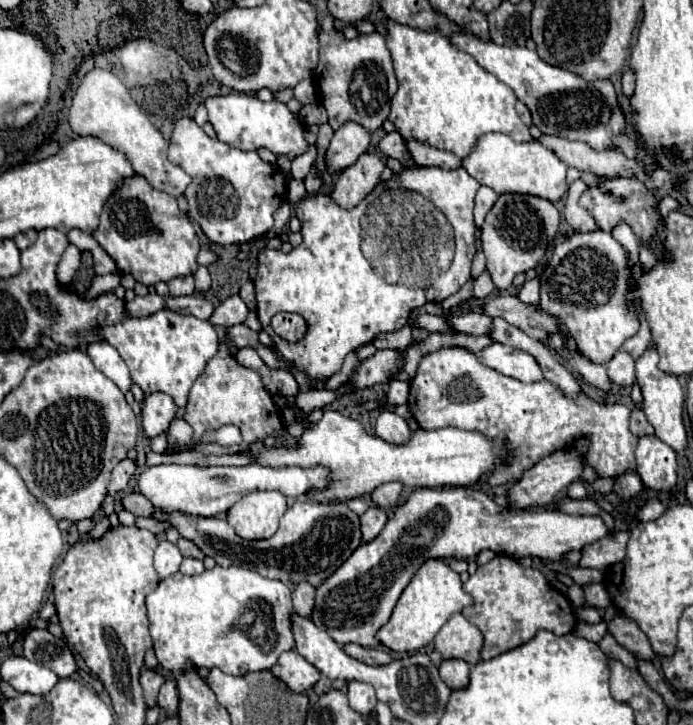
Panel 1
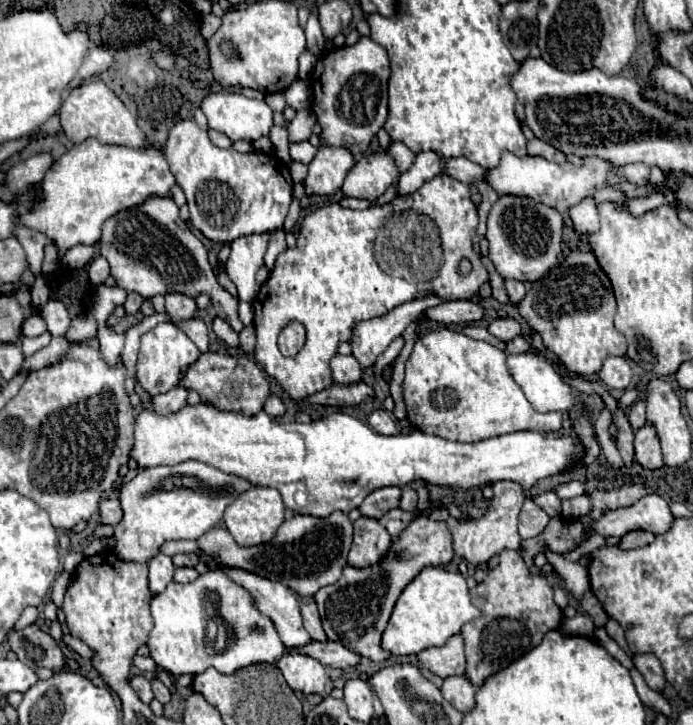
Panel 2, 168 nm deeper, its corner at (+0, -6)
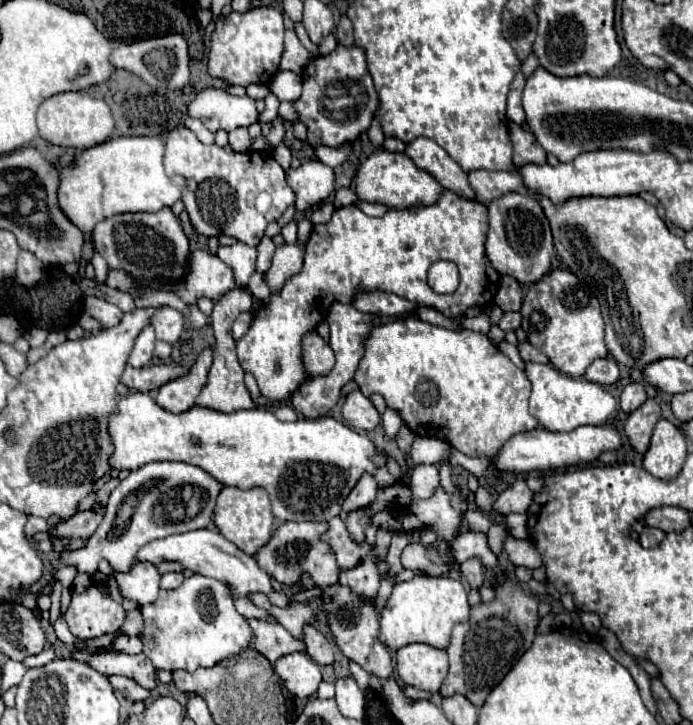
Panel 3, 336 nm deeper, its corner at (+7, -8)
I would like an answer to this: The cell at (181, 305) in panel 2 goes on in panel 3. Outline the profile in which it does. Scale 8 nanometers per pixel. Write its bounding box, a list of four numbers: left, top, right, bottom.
[152,306,184,342]

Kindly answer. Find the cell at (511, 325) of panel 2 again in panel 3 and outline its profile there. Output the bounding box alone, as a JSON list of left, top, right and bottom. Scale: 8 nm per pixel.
[498,312,520,332]

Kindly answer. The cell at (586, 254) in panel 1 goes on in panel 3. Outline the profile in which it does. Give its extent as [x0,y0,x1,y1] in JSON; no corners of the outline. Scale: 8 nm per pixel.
[520,268,608,378]

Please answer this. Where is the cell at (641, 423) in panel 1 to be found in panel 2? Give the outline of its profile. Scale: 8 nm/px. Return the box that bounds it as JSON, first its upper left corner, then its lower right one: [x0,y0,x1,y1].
[629,400,647,430]

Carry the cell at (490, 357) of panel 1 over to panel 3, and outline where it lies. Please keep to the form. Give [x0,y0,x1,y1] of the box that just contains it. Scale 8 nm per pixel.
[524,362,616,432]

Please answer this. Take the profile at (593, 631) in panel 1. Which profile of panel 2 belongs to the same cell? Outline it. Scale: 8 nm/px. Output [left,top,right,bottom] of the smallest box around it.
[559,612,595,636]

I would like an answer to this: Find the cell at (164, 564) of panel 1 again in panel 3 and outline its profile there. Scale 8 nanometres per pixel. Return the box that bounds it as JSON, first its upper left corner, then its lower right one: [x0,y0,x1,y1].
[116,562,162,606]

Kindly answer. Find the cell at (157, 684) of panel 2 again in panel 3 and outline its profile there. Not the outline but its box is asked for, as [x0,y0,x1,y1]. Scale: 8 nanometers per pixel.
[72,650,154,690]

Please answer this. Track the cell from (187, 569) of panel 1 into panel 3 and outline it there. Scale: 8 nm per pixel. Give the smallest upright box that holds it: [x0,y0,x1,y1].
[160,572,184,590]

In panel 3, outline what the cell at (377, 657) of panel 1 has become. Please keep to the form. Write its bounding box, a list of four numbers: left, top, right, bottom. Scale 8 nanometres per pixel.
[248,620,306,664]

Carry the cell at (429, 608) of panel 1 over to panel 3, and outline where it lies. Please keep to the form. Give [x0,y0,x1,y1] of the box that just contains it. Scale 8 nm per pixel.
[380,576,468,650]

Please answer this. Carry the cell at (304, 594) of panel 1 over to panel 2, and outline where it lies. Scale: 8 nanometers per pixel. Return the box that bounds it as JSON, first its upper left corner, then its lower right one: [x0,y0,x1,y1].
[301,602,327,642]

